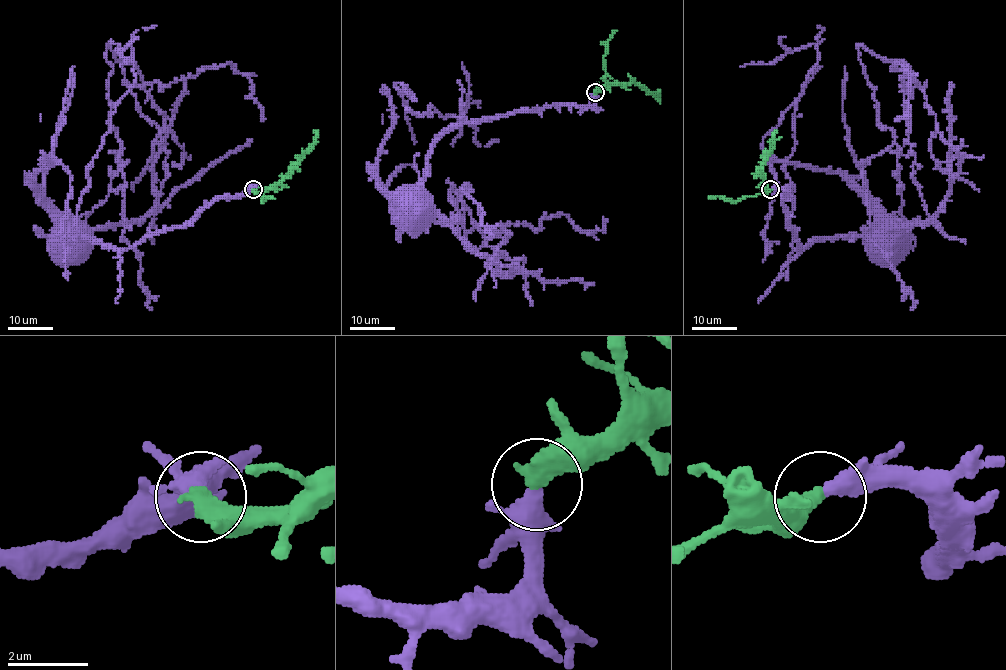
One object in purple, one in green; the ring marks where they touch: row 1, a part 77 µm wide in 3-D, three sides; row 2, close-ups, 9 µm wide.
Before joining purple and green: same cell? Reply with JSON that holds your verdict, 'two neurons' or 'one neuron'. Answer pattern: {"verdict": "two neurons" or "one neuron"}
{"verdict": "one neuron"}

